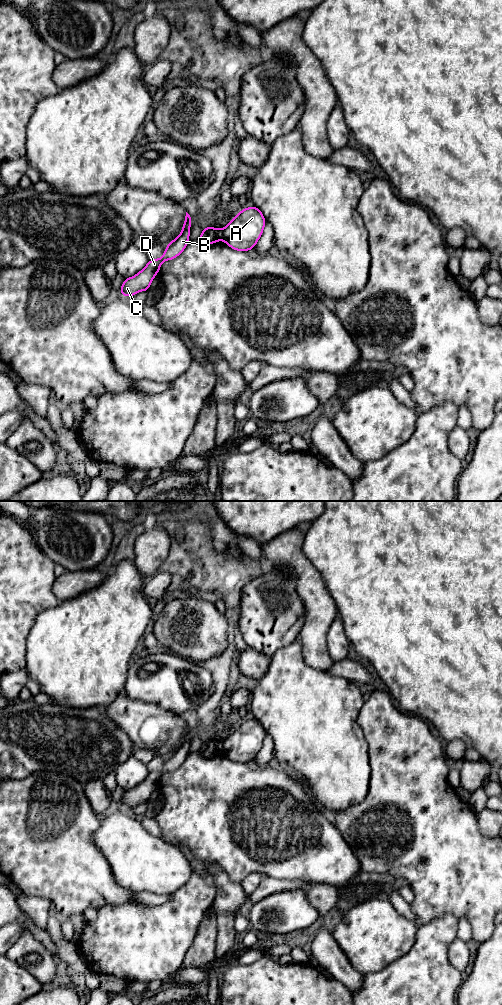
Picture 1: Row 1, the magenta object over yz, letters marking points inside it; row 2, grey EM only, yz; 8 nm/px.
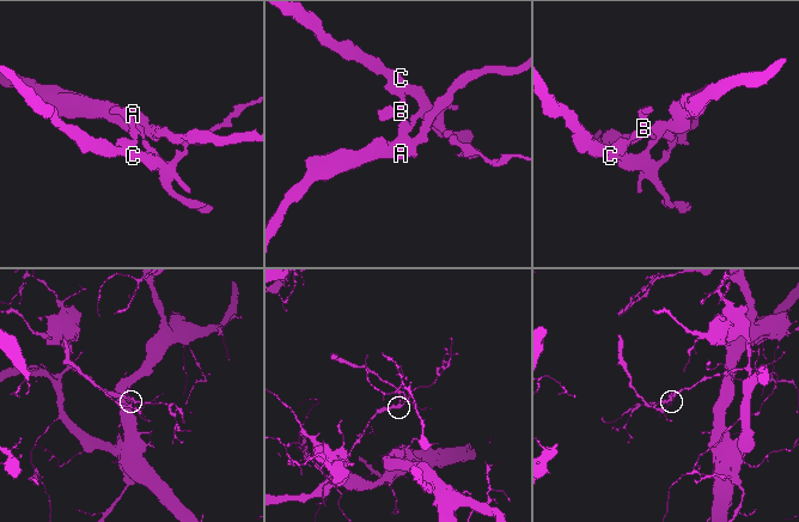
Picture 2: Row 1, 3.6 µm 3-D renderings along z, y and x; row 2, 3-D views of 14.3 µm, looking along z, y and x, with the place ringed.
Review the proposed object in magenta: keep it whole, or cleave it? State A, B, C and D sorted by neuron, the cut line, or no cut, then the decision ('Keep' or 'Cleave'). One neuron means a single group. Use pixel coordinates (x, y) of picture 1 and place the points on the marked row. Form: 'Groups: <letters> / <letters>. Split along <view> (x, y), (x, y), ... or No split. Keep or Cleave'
Groups: A / B C D. Split along yz (221, 230), (223, 239). Cleave

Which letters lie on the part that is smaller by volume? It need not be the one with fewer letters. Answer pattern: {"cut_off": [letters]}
{"cut_off": ["B", "C", "D"]}

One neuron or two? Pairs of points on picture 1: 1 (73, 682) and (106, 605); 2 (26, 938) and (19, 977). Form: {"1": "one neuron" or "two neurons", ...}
{"1": "one neuron", "2": "two neurons"}

